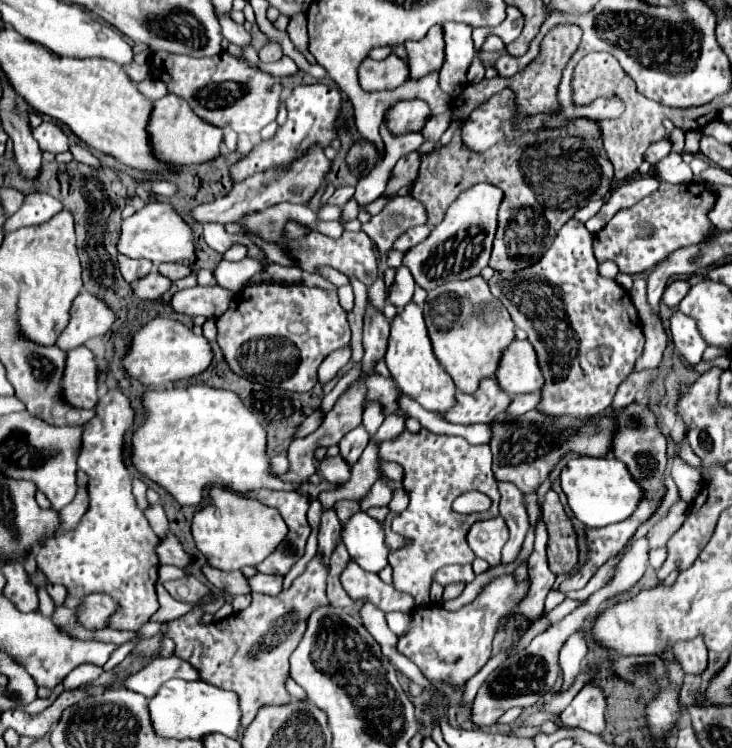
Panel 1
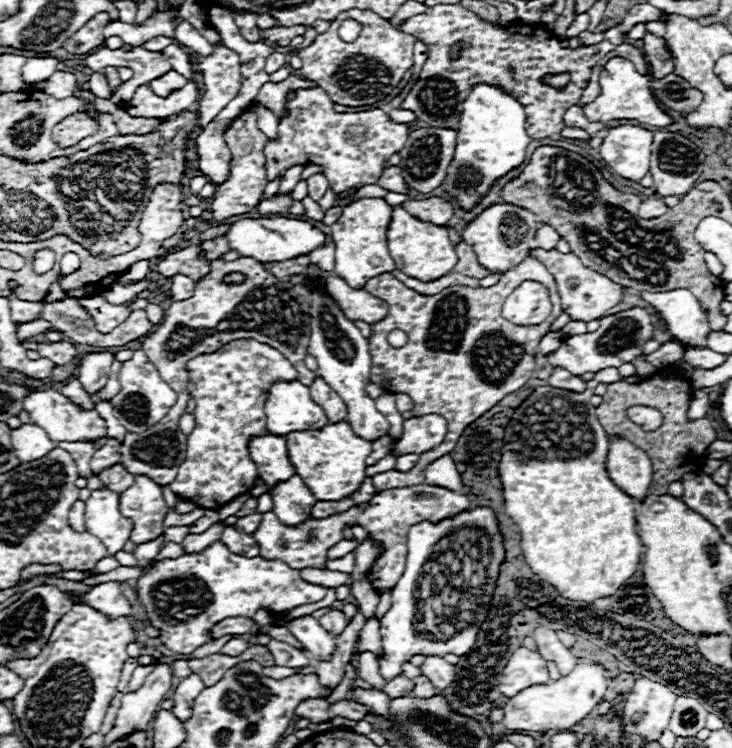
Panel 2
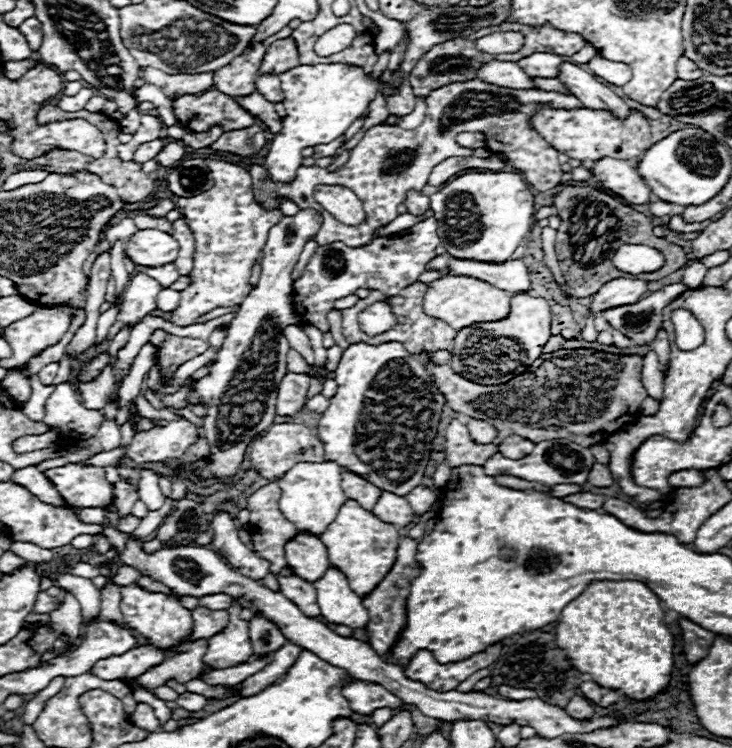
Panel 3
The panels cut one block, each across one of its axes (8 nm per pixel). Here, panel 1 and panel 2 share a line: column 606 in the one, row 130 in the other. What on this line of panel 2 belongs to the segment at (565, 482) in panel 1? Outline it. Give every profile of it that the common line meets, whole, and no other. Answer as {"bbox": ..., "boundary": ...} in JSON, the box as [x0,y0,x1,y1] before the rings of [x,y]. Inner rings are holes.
{"bbox":[442,84,530,212],"boundary":[[[486,84],[474,86],[472,90],[474,92],[470,92],[464,102],[462,118],[458,124],[454,160],[450,162],[446,180],[442,182],[444,194],[466,212],[470,212],[480,202],[480,198],[500,176],[518,168],[526,160],[526,148],[530,144],[530,138],[524,130],[526,112],[518,100]]]}

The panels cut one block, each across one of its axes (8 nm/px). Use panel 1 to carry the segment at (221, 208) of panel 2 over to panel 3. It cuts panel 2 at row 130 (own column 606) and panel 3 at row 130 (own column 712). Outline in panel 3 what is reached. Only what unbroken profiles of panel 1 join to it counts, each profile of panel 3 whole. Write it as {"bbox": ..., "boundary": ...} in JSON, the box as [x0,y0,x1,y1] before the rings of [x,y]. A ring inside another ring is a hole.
{"bbox":[172,88,258,132],"boundary":[[[216,88],[202,94],[178,96],[174,98],[172,108],[178,122],[194,132],[206,132],[214,124],[222,124],[226,130],[238,130],[258,122],[232,96],[222,94]]]}

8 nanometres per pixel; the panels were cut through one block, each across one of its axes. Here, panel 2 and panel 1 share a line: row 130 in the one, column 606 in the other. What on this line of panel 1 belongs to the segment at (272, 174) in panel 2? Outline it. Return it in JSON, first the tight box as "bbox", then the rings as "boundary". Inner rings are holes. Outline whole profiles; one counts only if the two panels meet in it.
{"bbox":[488,218,644,416],"boundary":[[[570,218],[536,264],[518,272],[496,272],[488,284],[492,294],[510,312],[514,324],[528,332],[528,340],[538,352],[538,362],[546,378],[538,410],[548,416],[594,416],[608,410],[618,386],[642,356],[644,332],[630,294],[616,280],[600,276],[592,252],[592,234],[586,226]]]}

